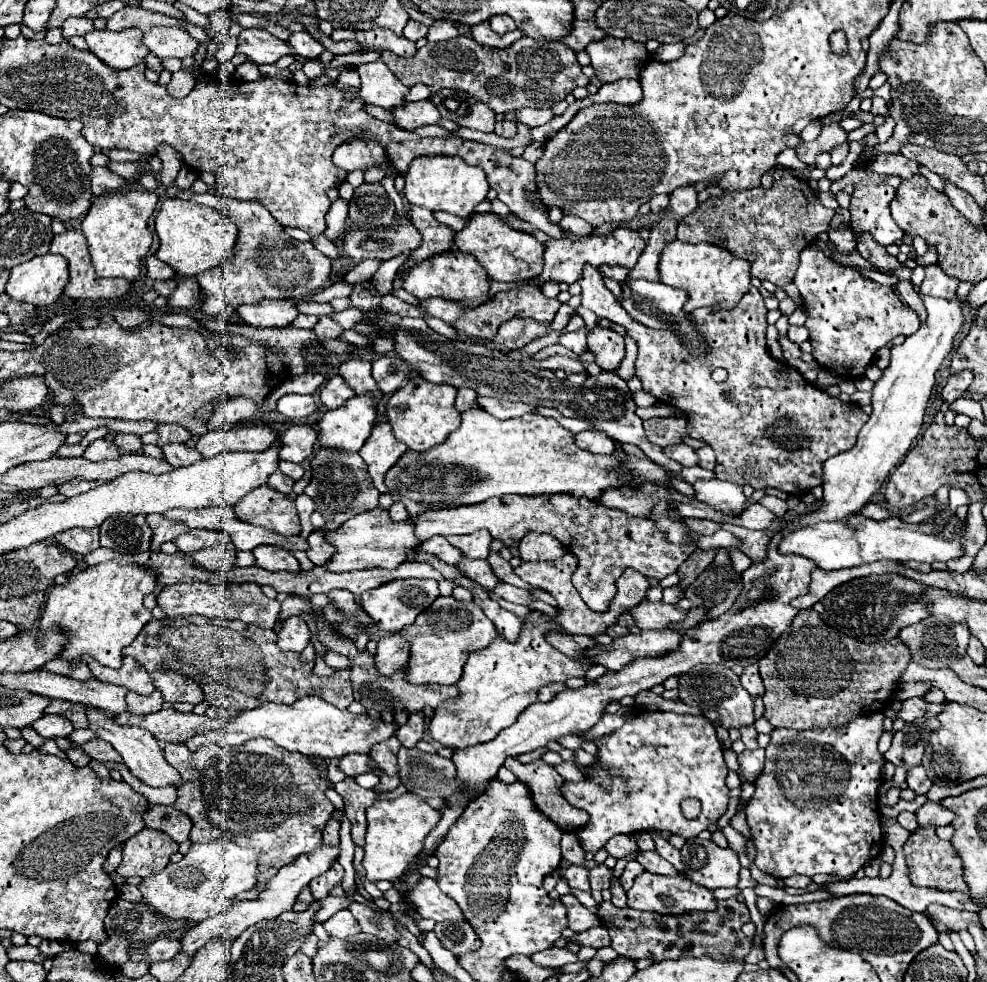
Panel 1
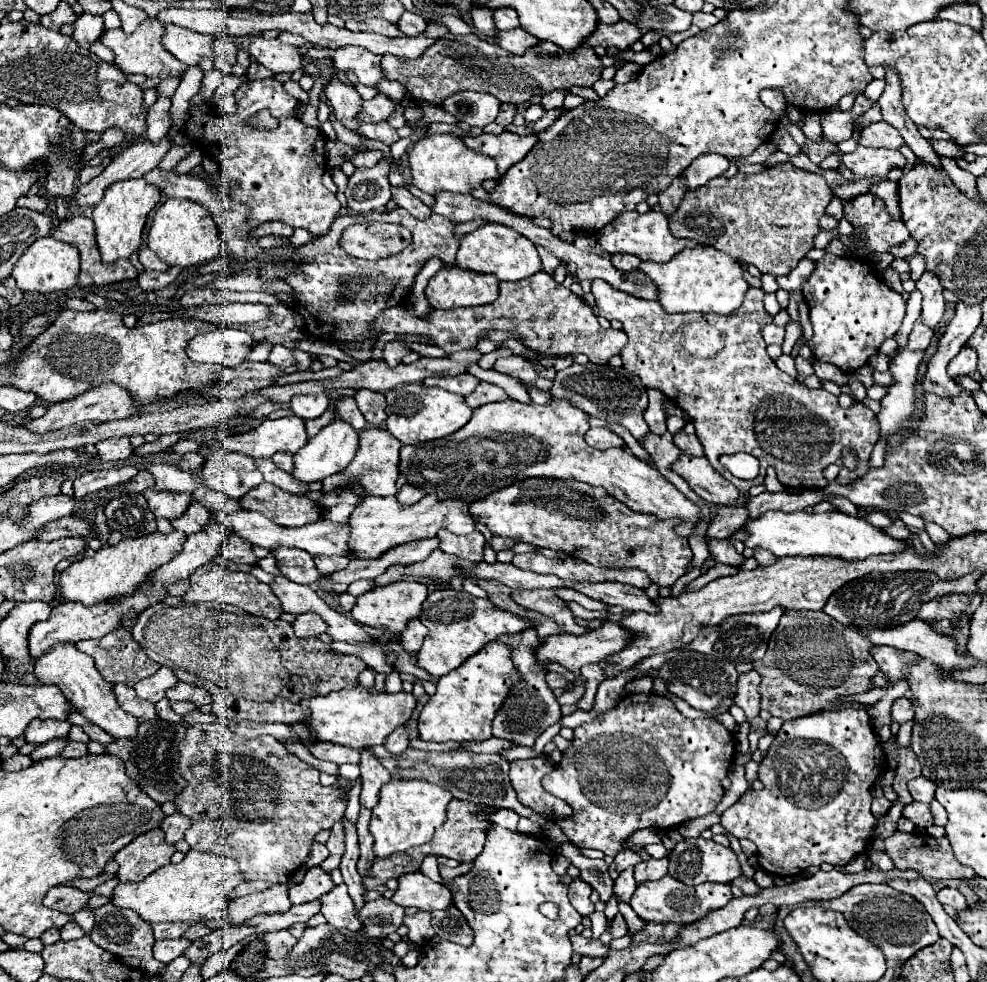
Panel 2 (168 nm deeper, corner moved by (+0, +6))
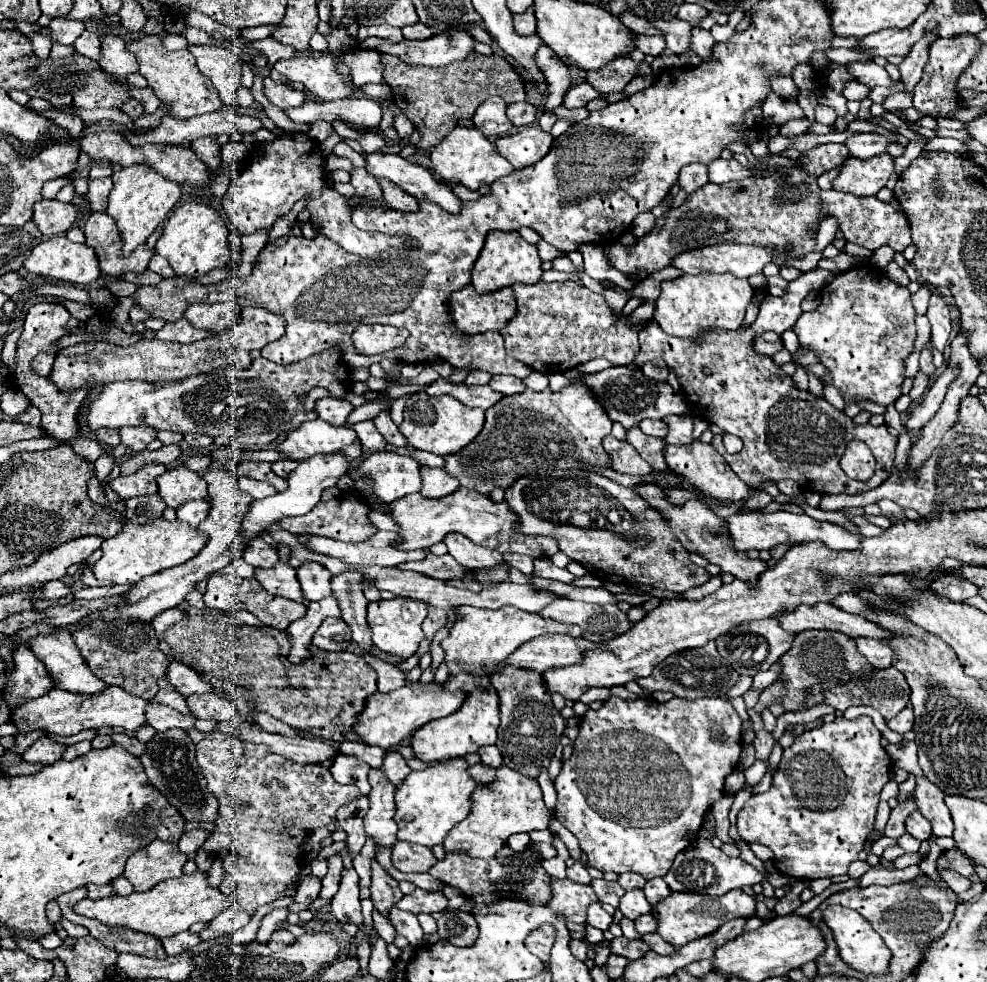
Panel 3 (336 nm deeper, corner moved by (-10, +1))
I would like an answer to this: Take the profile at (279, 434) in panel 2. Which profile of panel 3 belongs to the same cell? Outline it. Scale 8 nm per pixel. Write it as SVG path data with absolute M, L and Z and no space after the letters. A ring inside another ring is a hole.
M320 418L312 422L302 422L296 430L292 430L282 442L278 442L276 452L288 460L306 460L314 454L328 454L342 450L344 446L356 440L356 432L352 428L336 428Z

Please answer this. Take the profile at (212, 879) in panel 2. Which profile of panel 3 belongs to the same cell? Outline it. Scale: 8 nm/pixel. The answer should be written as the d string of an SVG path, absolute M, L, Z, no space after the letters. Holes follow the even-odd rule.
M196 870L194 874L182 874L180 878L164 880L148 892L132 892L128 896L112 894L100 900L84 898L74 906L74 910L88 918L98 918L108 926L126 926L152 934L156 938L166 938L178 932L186 932L194 922L210 922L230 904L230 896L224 894L220 888L210 888L208 874Z

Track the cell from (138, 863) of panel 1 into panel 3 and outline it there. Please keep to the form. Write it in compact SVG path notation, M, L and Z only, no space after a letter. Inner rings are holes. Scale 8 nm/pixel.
M152 840L146 848L134 852L126 860L124 876L138 892L146 892L162 880L182 876L182 866L186 860L186 854L182 854L176 844Z

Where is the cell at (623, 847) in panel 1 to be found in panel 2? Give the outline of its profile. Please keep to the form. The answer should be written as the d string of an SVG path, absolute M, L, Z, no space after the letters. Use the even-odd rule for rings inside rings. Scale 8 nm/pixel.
M628 849L628 851L624 851L624 853L618 853L618 855L616 855L616 859L614 859L618 873L622 873L622 871L624 871L624 869L628 869L628 867L638 865L638 861L642 861L642 859L640 859L640 857L638 857L638 853L634 853L632 849Z

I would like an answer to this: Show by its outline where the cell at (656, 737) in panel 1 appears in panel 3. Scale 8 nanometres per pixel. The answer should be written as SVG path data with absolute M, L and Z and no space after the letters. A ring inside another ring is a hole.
M612 696L602 704L602 708L588 710L580 720L580 736L574 742L574 752L572 752L570 760L564 762L562 772L554 780L554 788L558 794L554 816L578 838L580 848L588 856L588 864L598 868L600 872L616 872L616 874L638 872L646 880L652 880L656 876L664 876L670 870L676 854L694 842L698 830L702 828L702 822L704 822L708 810L714 806L716 800L720 800L724 796L724 778L730 772L734 772L738 762L740 762L740 752L742 752L742 736L740 734L742 734L742 720L738 718L732 704L724 698L700 698L700 700L672 698L670 702L660 704L654 698L622 700L618 696ZM714 730L722 732L722 736L720 738L714 736Z

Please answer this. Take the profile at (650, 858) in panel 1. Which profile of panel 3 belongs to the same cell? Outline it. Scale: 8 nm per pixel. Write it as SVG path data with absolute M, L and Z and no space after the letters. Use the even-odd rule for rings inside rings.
M664 878L648 880L648 882L646 882L646 886L644 886L644 894L646 894L646 898L650 900L650 904L656 904L658 900L666 898L670 892L672 892L672 890L670 890L670 886L666 886Z

